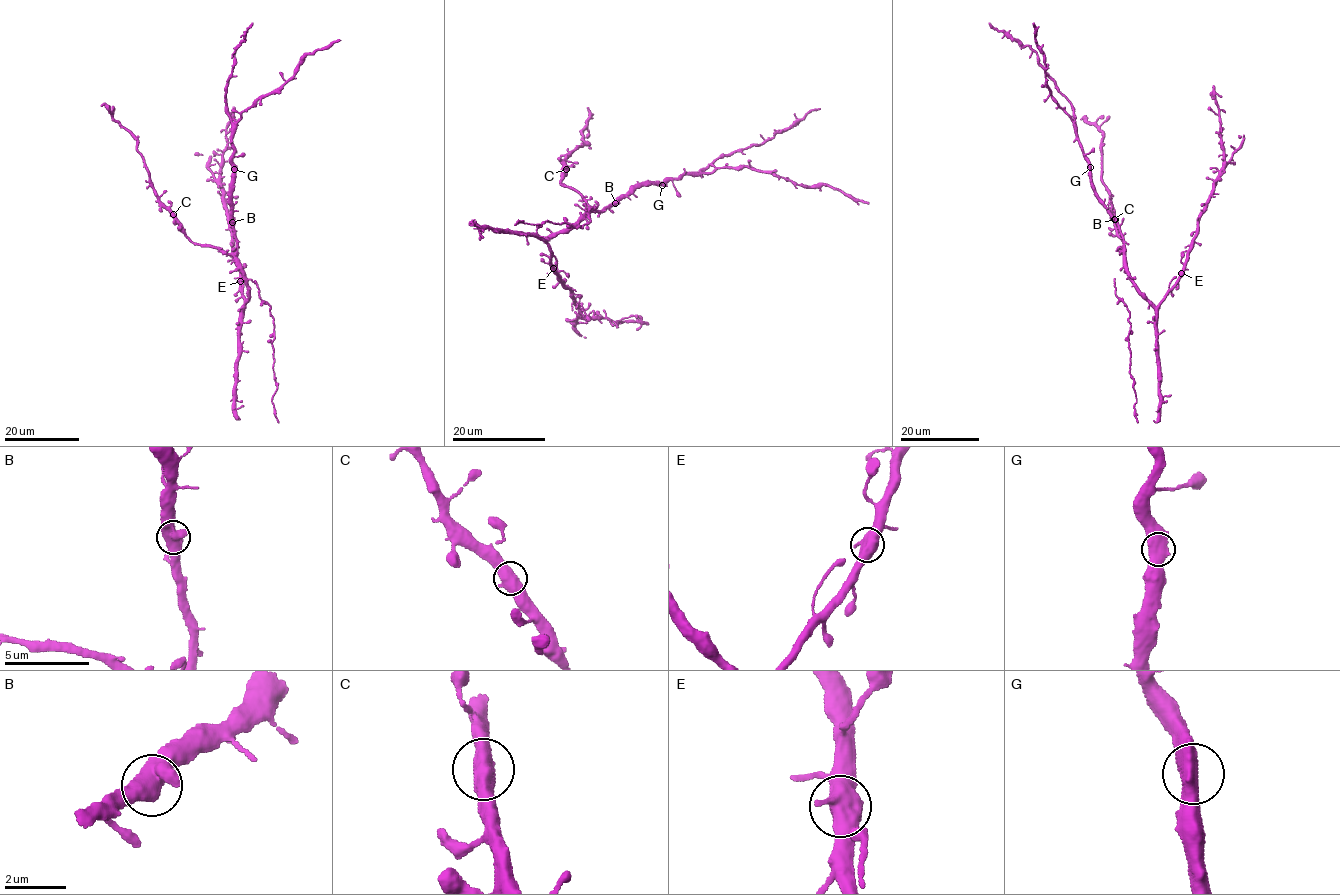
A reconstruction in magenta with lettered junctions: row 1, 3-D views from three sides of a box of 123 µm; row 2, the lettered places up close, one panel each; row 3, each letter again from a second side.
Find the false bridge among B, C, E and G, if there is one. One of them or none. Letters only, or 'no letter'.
no letter

